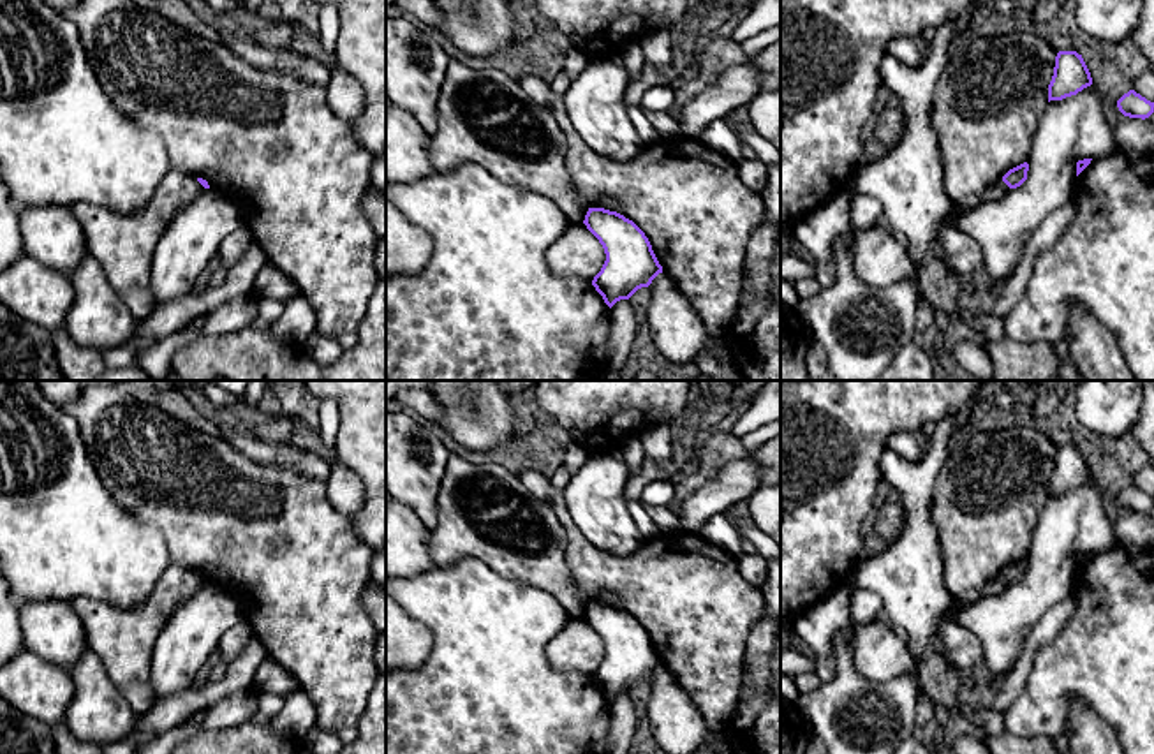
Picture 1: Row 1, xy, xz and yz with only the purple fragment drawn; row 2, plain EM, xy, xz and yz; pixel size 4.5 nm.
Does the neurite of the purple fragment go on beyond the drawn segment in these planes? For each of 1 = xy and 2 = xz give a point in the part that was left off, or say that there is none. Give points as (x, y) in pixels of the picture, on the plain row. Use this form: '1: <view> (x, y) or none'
1: none
2: none

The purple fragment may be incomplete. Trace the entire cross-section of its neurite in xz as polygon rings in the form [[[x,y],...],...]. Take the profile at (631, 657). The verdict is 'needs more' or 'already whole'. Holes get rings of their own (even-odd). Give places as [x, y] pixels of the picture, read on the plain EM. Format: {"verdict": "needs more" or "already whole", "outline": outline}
{"verdict": "already whole", "outline": [[[588,602],[583,618],[606,648],[592,680],[610,703],[648,682],[662,668],[648,632],[632,615],[604,602]]]}

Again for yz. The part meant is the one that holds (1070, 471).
{"verdict": "already whole", "outline": [[[1059,446],[1055,451],[1054,470],[1048,479],[1048,497],[1076,490],[1092,479],[1091,467],[1076,446]]]}

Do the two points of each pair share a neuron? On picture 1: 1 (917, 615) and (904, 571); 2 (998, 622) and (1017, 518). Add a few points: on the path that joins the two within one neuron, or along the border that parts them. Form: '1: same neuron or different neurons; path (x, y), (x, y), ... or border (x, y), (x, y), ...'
1: same neuron; path (917, 605), (909, 582)
2: different neurons; border (1038, 517), (1033, 527), (1031, 548), (1026, 555)

